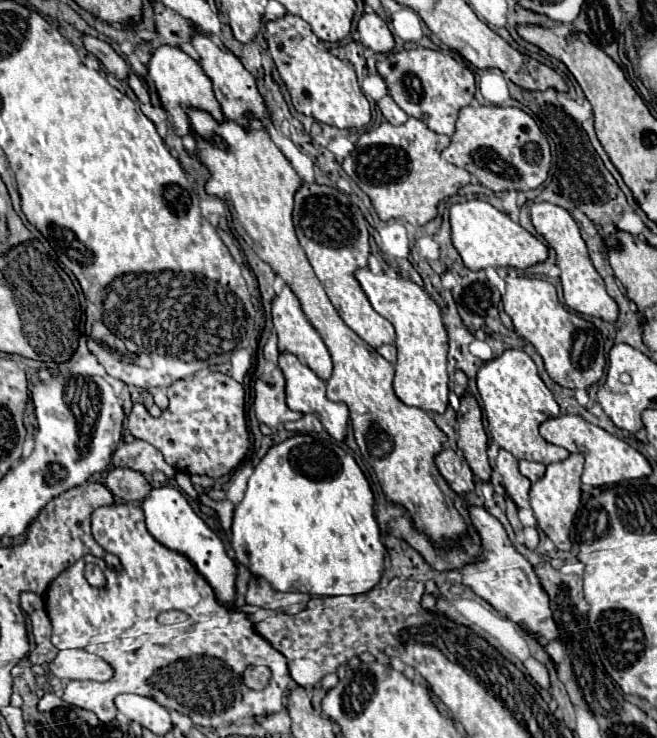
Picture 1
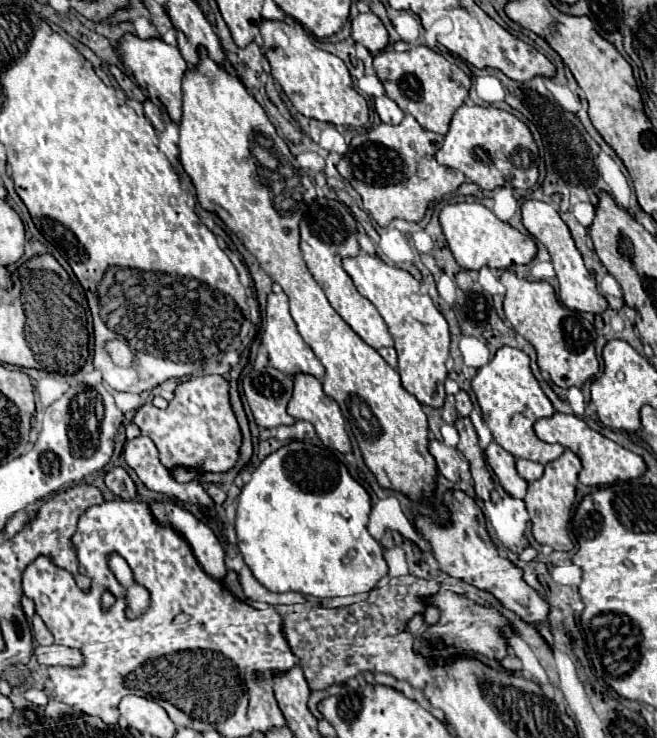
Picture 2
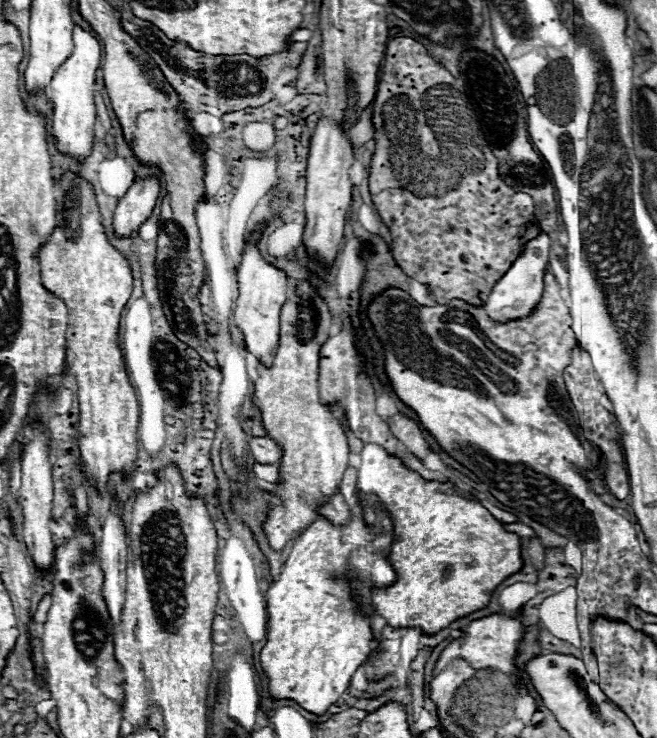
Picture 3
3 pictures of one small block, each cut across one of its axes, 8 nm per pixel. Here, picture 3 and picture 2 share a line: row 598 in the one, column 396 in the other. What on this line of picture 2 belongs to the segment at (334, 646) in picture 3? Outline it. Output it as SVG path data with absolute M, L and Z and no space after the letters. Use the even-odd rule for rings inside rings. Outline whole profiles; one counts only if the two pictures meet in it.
M360 252L358 256L342 258L342 266L354 280L358 292L366 296L384 318L398 352L398 374L402 378L402 386L416 396L420 404L442 408L446 398L444 380L448 376L446 360L450 354L450 332L444 316L438 312L430 296L410 272L398 266L388 266L378 256Z

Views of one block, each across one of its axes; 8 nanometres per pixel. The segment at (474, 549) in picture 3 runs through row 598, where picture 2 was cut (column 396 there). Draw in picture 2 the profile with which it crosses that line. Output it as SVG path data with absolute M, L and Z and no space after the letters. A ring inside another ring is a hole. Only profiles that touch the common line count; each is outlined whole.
M198 48L198 66L188 68L182 80L184 90L184 114L180 120L180 162L186 174L192 178L198 202L204 210L216 212L220 220L242 240L246 250L258 260L262 270L282 286L290 298L290 314L298 326L304 342L314 350L322 366L326 368L322 386L324 392L334 398L350 422L350 430L356 436L366 466L376 476L378 484L386 490L398 490L412 500L428 500L434 490L436 462L428 452L428 420L422 404L404 390L400 376L394 368L382 362L382 356L370 348L330 306L324 290L316 284L308 272L300 252L300 220L302 208L306 208L304 194L316 194L312 178L298 166L296 158L288 150L286 142L278 136L274 124L268 120L264 108L246 90L236 74L220 68L206 52Z

